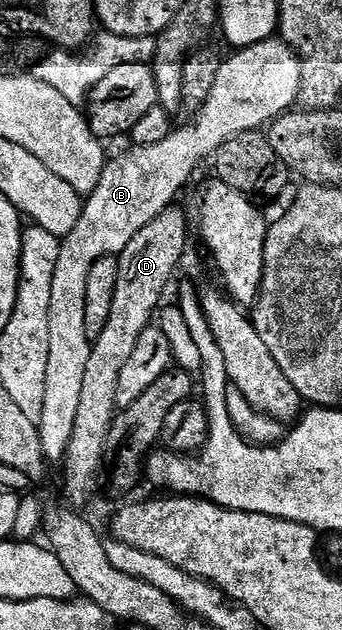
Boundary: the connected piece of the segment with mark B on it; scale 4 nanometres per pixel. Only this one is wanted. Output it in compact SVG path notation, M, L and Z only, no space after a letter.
M273 37L239 48L229 59L227 56L221 62L214 89L210 89L206 105L202 105L202 109L195 112L193 119L196 120L189 127L177 126L166 137L166 141L158 141L158 145L145 147L129 146L129 151L122 152L117 159L109 158L105 162L98 189L94 189L83 200L78 225L74 225L74 229L60 239L58 265L54 265L54 281L50 281L50 357L46 361L46 401L38 424L42 453L49 464L60 465L64 462L70 433L74 433L74 420L78 417L78 400L82 393L86 361L90 361L92 343L86 329L86 289L90 269L102 258L119 256L126 249L126 245L134 241L134 233L138 233L138 229L146 229L150 221L157 219L167 207L173 206L177 202L176 194L191 181L192 170L203 159L211 160L223 143L247 131L261 130L289 110L300 98L301 81L300 57L283 39Z

